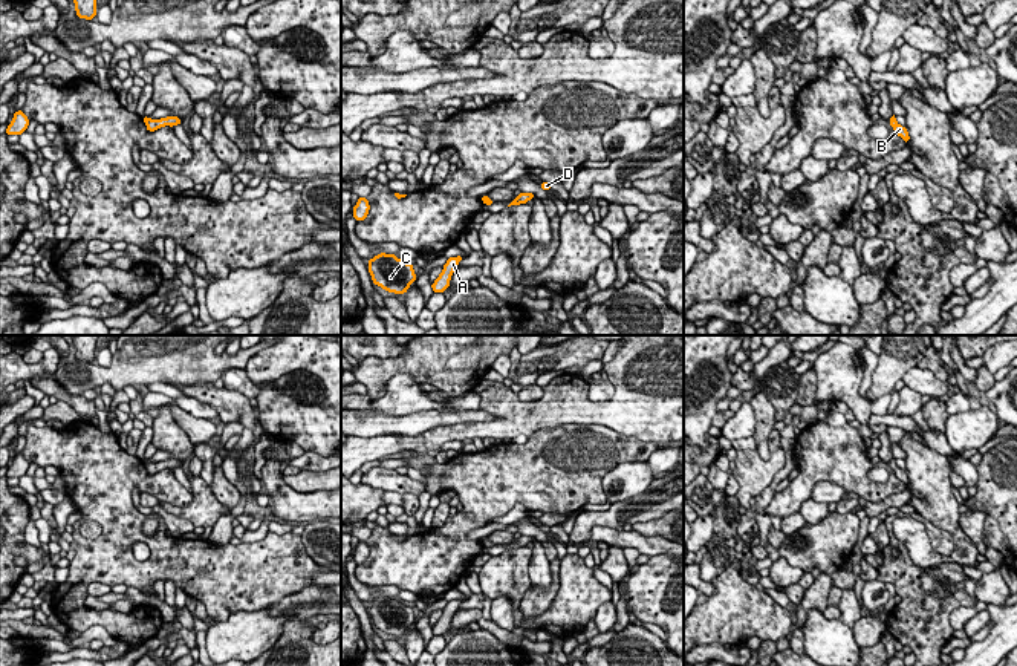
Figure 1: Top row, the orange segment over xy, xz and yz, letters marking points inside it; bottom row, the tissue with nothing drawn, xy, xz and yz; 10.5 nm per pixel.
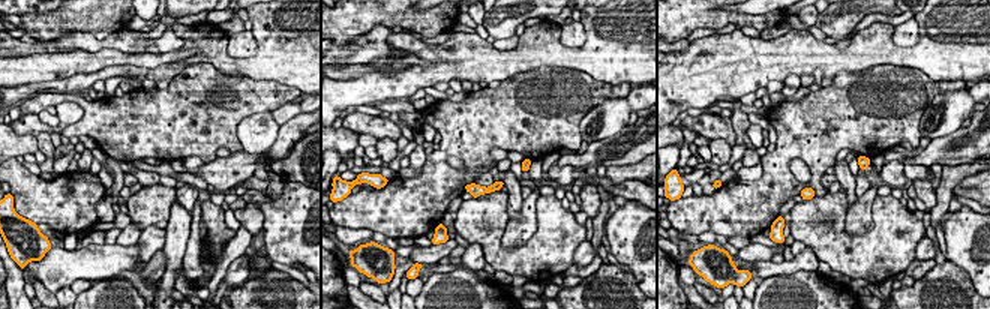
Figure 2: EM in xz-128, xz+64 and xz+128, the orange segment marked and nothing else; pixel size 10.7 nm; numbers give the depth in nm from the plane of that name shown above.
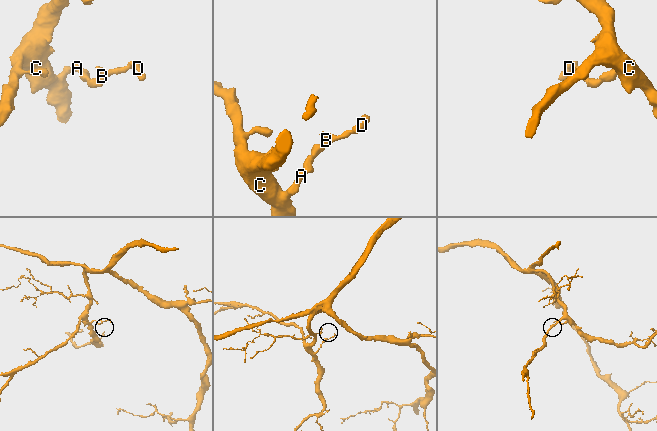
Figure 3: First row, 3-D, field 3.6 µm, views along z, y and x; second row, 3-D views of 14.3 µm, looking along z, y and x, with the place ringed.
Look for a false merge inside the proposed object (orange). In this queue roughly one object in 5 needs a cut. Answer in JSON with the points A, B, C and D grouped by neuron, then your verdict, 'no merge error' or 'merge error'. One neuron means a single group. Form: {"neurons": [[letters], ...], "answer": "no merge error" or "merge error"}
{"neurons": [["A", "B", "C", "D"]], "answer": "no merge error"}

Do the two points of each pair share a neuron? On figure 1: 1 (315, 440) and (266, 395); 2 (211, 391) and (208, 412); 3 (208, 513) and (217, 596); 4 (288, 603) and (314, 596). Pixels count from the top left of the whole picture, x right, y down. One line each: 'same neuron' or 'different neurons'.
1: same neuron
2: different neurons
3: different neurons
4: same neuron

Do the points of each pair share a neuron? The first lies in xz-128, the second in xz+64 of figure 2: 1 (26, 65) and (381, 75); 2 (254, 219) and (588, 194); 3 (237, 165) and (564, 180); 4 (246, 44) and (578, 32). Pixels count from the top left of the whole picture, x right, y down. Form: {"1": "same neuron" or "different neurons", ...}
{"1": "different neurons", "2": "same neuron", "3": "different neurons", "4": "same neuron"}

